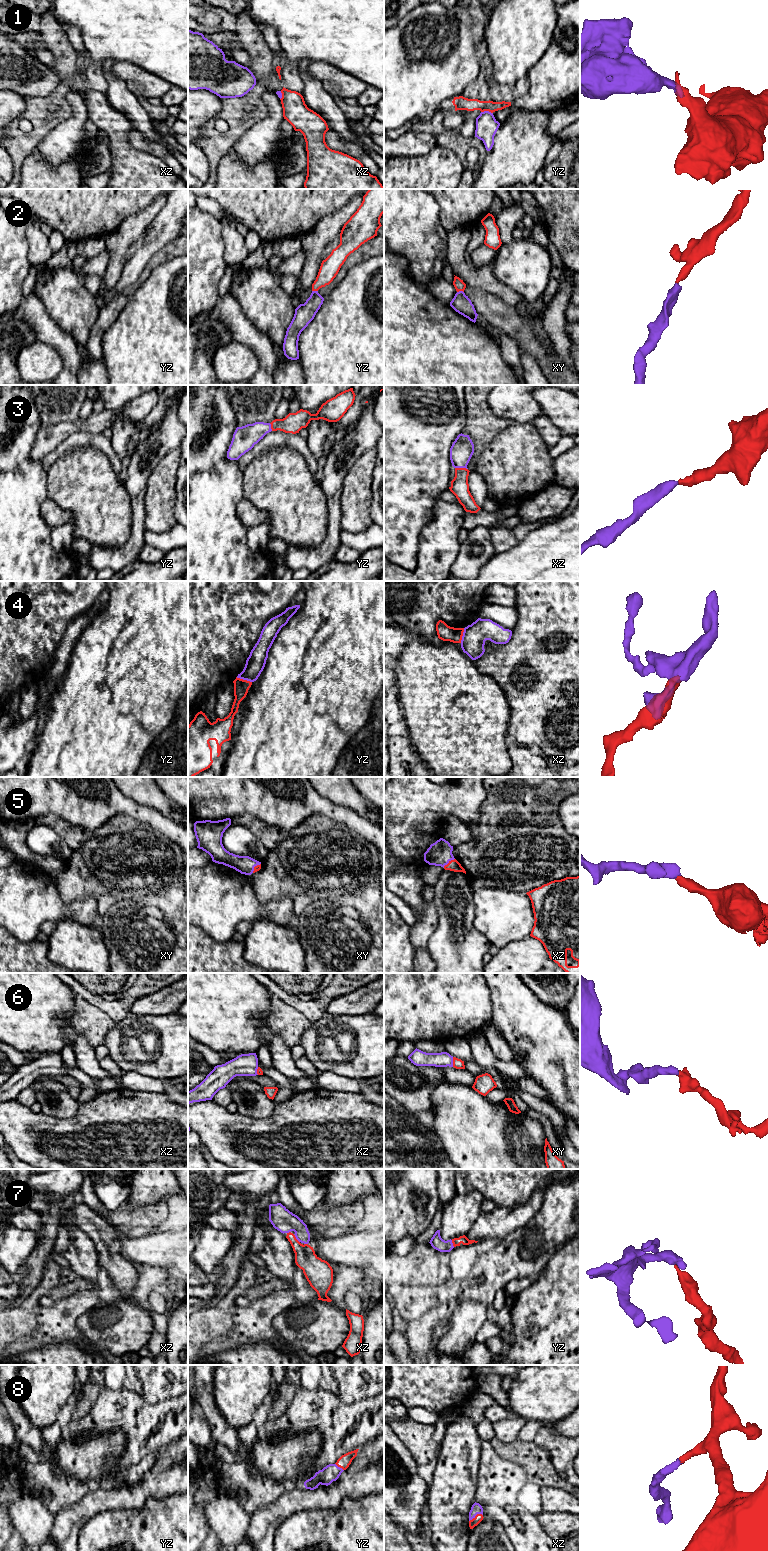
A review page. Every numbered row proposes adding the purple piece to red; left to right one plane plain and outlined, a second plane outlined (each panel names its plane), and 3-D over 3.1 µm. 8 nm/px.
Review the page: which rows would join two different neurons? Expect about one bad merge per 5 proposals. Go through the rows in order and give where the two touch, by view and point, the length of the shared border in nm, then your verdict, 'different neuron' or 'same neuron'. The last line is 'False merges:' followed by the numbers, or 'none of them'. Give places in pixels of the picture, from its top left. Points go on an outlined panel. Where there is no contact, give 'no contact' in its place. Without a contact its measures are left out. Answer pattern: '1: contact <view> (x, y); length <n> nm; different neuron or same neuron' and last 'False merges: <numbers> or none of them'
1: contact yz (487, 110); length 100 nm; different neuron
2: contact xy (460, 290); length 60 nm; same neuron
3: contact xz (461, 468); length 110 nm; same neuron
4: contact yz (244, 680); length 130 nm; different neuron
5: contact xz (449, 862); length 120 nm; same neuron
6: contact xy (453, 1062); length 80 nm; same neuron
7: contact xz (295, 1238); length 90 nm; same neuron
8: contact xz (476, 1515); length 130 nm; same neuron
False merges: 1, 4

